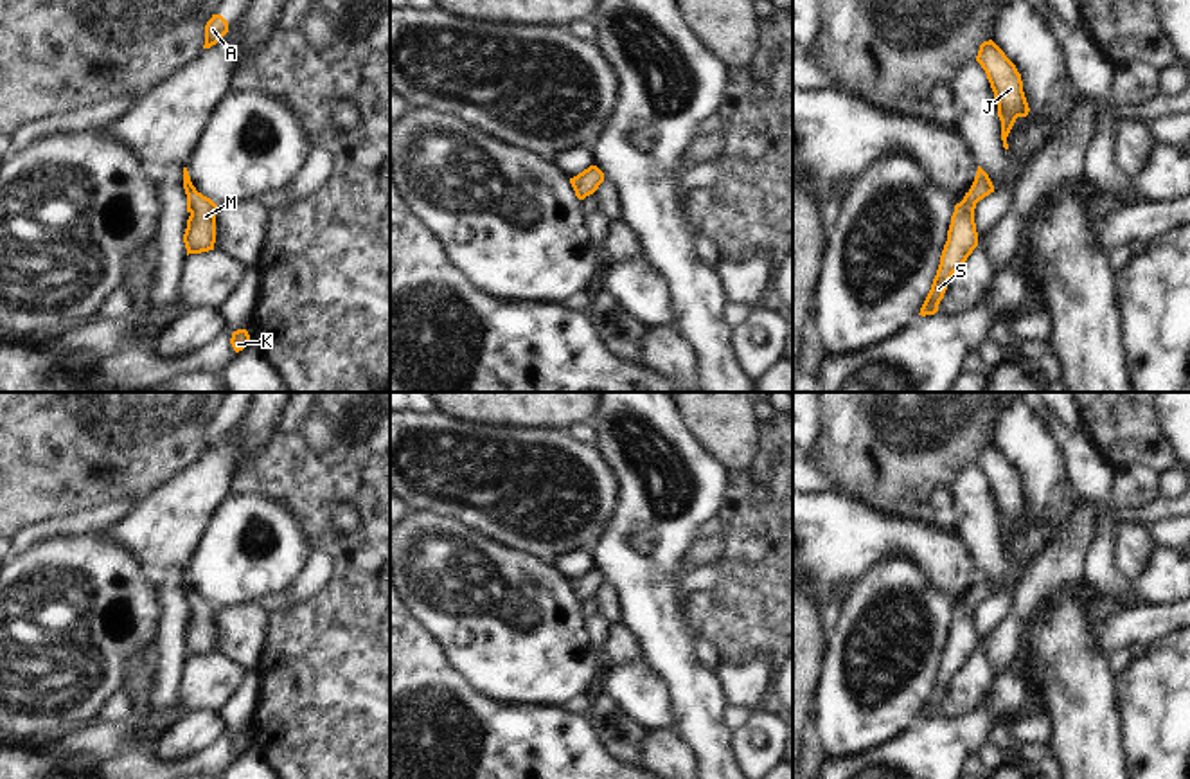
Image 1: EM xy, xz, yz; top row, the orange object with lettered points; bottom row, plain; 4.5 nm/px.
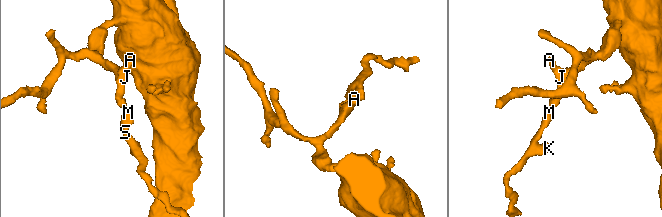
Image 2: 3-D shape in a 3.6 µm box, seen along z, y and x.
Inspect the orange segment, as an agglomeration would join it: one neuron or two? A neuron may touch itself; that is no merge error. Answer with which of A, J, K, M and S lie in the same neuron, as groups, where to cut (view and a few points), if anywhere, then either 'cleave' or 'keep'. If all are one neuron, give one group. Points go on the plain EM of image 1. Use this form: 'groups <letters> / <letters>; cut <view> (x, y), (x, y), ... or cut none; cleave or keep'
groups A J K M S; cut none; keep

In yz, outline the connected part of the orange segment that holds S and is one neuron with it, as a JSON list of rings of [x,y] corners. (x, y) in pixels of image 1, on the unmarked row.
[[[978,569],[971,592],[965,595],[964,603],[955,608],[940,667],[919,718],[926,720],[938,714],[938,707],[944,702],[949,682],[978,649],[974,612],[976,606],[990,595],[994,595],[994,588],[989,578]]]

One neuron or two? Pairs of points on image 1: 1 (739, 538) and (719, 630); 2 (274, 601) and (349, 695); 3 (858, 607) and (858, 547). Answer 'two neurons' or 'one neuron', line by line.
1: one neuron
2: two neurons
3: two neurons

